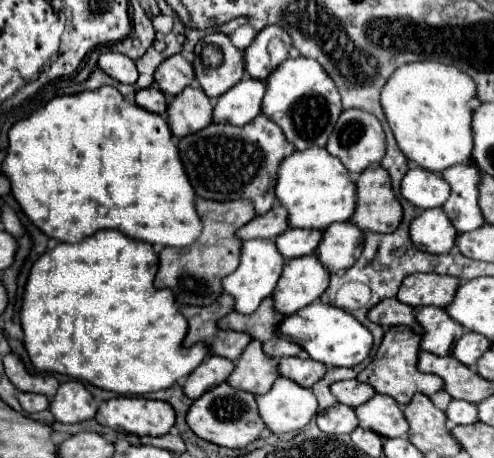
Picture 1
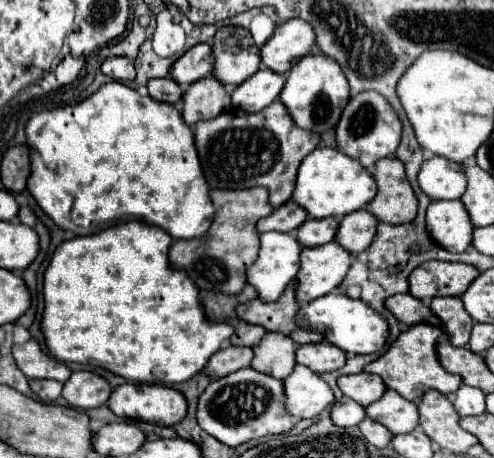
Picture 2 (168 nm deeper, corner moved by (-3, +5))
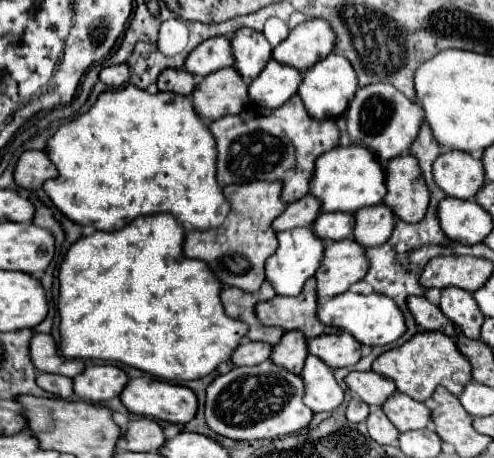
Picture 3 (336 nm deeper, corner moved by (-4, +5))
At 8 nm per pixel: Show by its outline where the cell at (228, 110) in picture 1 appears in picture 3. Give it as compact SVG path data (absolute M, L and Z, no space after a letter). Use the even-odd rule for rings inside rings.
M270 59L266 69L250 83L250 101L260 107L282 107L292 95L296 95L300 81L300 71Z

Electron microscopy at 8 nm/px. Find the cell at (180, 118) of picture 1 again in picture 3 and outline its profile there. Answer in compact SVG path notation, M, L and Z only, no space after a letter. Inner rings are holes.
M224 67L206 75L192 93L194 109L204 121L238 115L248 101L248 83L234 67Z

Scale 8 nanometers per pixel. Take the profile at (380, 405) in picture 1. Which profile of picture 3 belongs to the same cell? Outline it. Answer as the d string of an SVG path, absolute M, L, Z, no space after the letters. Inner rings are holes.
M396 391L382 405L382 409L384 409L386 417L394 423L394 427L398 431L424 429L430 423L430 409L424 403L408 397L408 395L400 393L400 391Z

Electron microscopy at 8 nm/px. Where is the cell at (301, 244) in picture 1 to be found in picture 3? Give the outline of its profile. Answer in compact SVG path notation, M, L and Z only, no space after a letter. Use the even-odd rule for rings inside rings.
M322 213L312 229L314 233L324 241L324 243L332 243L332 241L340 241L340 239L346 239L352 235L354 231L354 215L348 215L348 213Z

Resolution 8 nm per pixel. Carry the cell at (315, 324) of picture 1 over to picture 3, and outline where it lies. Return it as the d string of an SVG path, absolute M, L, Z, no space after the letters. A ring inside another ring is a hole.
M346 291L338 297L328 299L328 301L320 301L318 303L318 319L326 325L334 325L338 329L348 331L362 345L370 345L370 347L388 345L388 343L396 341L398 337L402 337L406 331L402 311L398 309L398 305L388 295L382 295L382 293L362 295L362 293Z

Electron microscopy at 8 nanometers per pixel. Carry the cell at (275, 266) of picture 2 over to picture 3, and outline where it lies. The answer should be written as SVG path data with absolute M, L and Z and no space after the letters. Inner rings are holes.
M296 227L290 231L280 231L278 243L278 251L266 263L266 279L272 283L278 295L300 295L306 279L318 271L324 259L324 241L318 239L310 227Z

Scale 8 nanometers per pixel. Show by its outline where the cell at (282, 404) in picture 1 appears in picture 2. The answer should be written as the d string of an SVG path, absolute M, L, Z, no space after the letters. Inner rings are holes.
M297 365L289 377L283 379L285 409L297 419L311 419L333 403L333 391L311 369Z

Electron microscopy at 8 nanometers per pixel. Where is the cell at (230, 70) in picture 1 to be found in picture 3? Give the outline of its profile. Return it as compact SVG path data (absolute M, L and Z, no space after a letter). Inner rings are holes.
M240 29L232 39L234 47L234 67L240 71L244 79L254 79L272 59L272 45L266 41L264 33L254 29Z

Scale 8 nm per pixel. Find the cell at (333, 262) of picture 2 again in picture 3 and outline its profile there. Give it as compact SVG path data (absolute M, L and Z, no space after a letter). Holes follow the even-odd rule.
M354 239L334 241L324 251L324 263L316 271L318 297L336 297L362 281L368 273L366 251Z

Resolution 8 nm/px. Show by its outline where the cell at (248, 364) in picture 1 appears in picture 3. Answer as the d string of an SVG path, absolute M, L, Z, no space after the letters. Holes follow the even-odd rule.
M298 329L288 331L284 339L280 339L280 343L274 345L272 355L270 355L274 363L280 363L282 367L286 367L292 373L302 371L306 357L308 357L308 339Z

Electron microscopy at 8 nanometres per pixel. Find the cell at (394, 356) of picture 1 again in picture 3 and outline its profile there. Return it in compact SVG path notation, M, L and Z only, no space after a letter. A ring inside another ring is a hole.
M436 331L416 333L402 347L382 353L374 361L372 371L394 379L398 391L410 395L416 401L426 401L438 385L444 385L450 393L460 395L464 391L464 385L468 385L472 381L470 361L458 351L456 341L452 337L448 337L444 333L436 333Z

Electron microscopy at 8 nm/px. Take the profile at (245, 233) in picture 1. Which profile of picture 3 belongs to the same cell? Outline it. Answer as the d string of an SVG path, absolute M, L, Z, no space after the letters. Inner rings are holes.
M304 195L302 199L288 205L286 211L272 223L272 227L274 231L286 231L302 225L310 227L320 215L320 209L322 209L322 203L314 195Z

